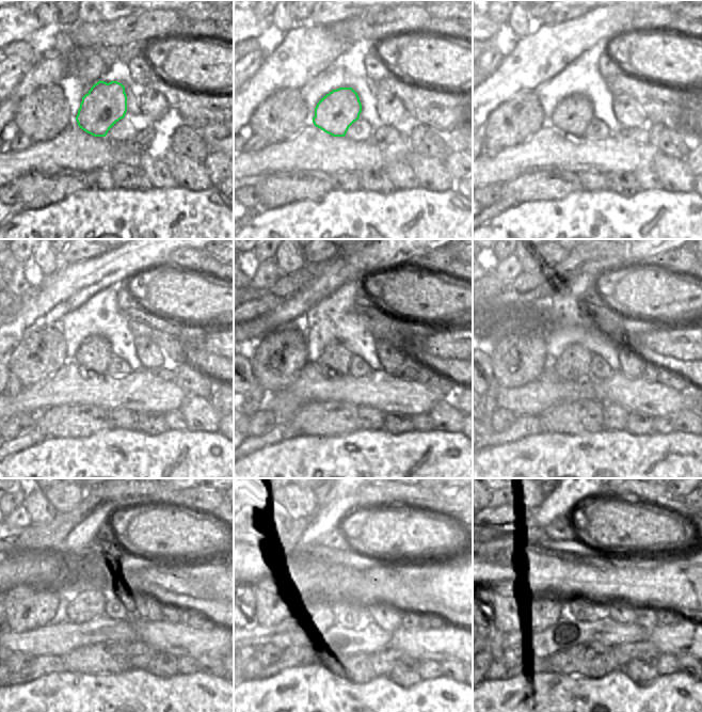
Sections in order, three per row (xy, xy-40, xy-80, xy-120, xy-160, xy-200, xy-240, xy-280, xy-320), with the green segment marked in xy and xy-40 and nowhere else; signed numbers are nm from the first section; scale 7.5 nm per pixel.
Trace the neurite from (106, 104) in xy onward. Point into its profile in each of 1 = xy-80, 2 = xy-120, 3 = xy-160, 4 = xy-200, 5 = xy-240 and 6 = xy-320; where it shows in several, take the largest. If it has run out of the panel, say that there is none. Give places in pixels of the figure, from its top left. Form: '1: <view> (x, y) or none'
1: xy-80 (572, 115)
2: xy-120 (94, 354)
3: xy-160 (335, 360)
4: xy-200 (574, 364)
5: xy-240 (91, 604)
6: xy-320 (553, 610)

